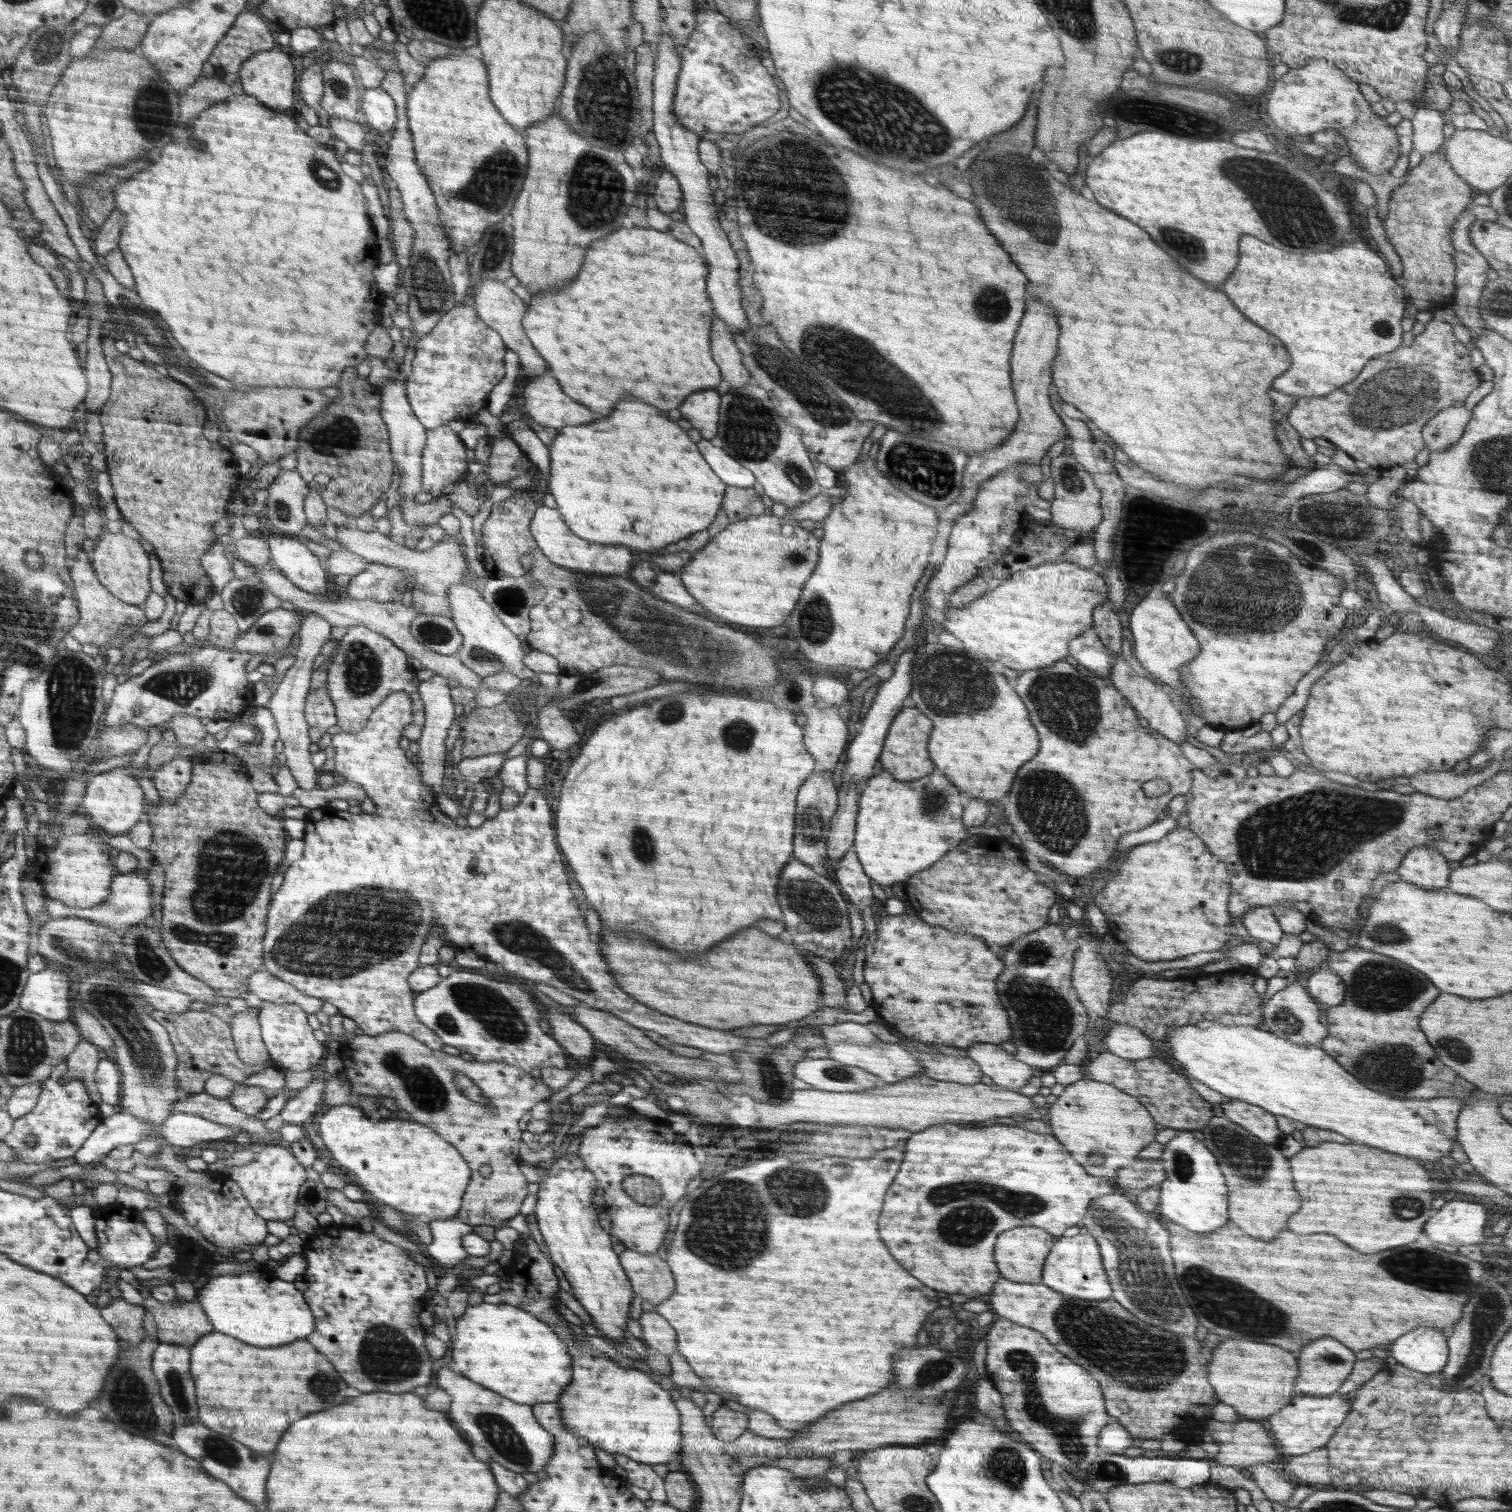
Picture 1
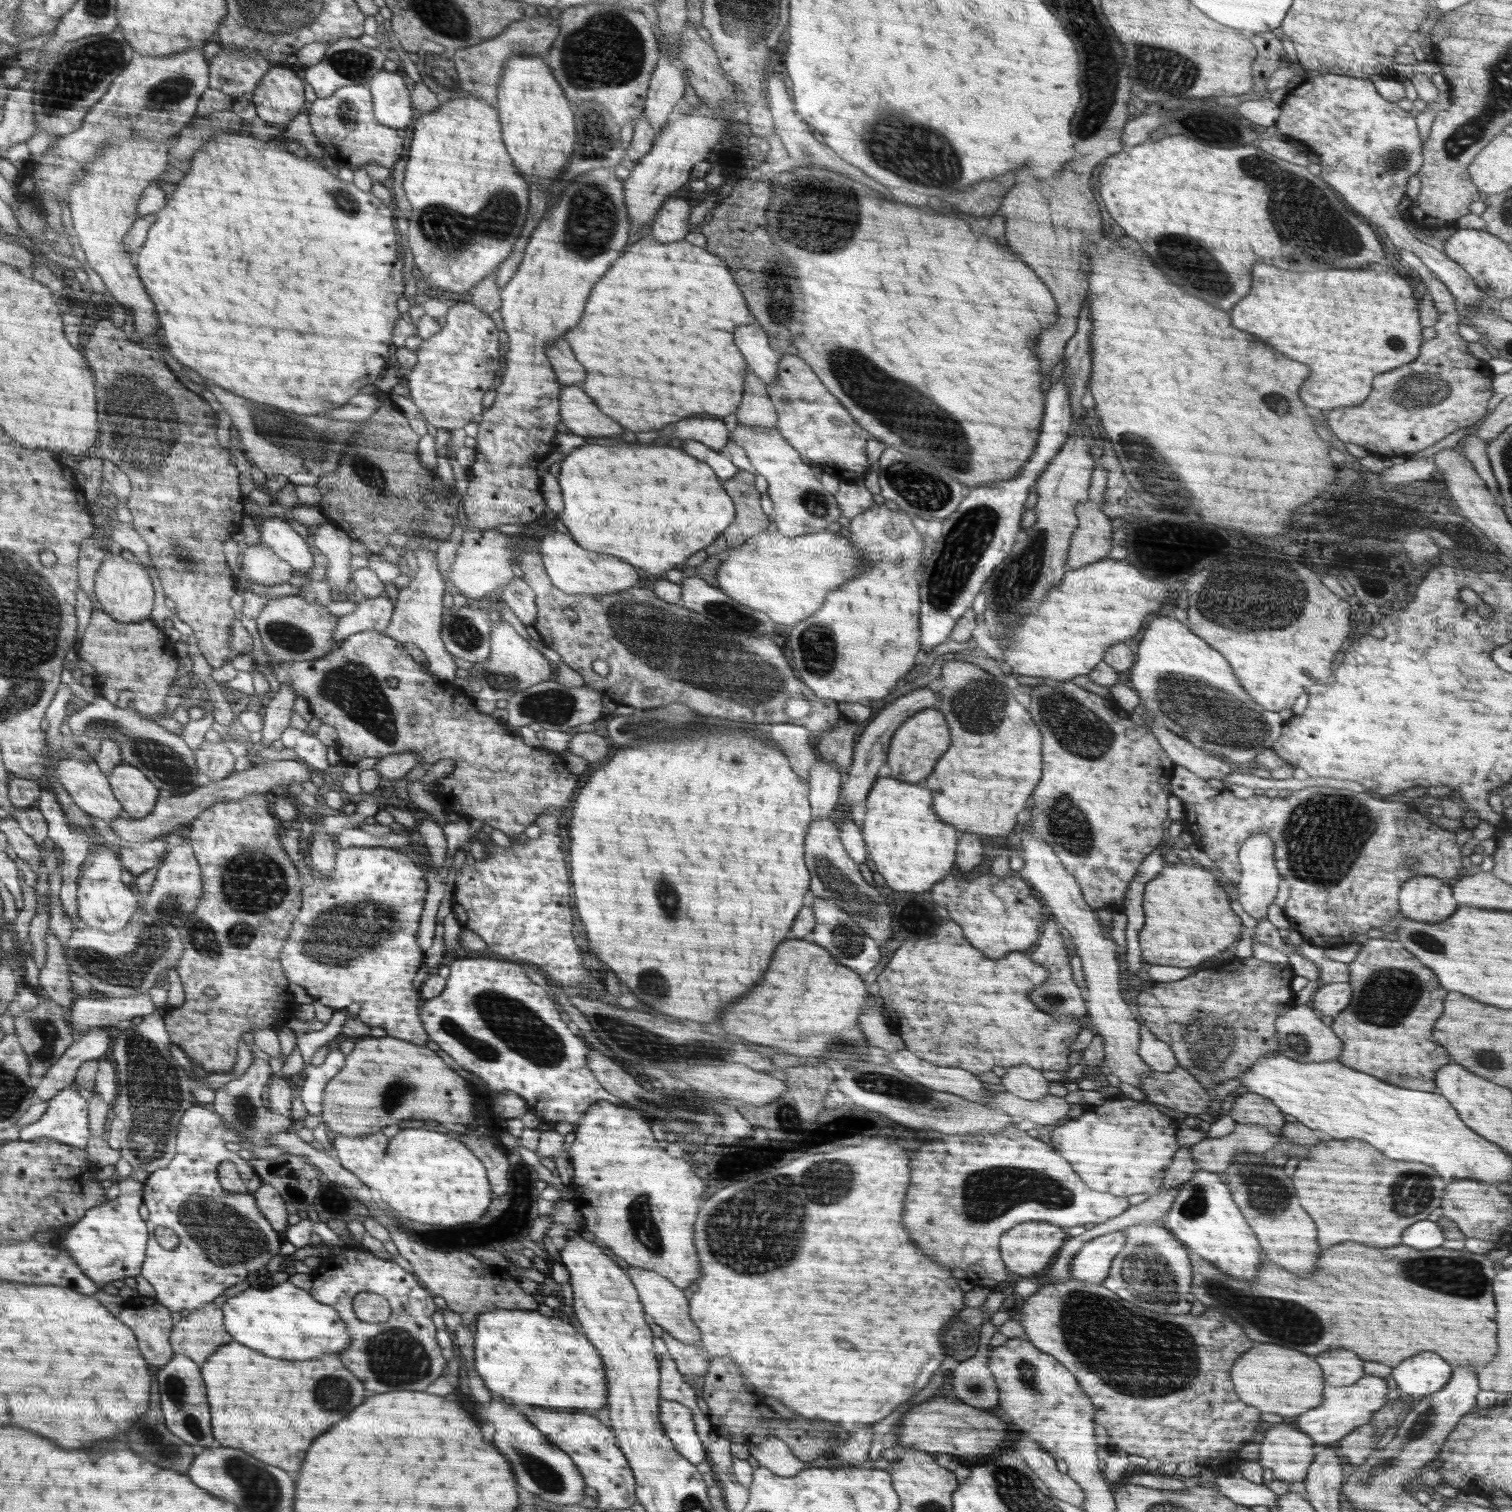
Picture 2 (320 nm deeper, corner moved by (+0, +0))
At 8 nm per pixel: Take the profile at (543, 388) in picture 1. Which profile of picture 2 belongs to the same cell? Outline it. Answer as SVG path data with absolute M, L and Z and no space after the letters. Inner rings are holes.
M566 386L566 394L562 394L562 418L578 436L622 436L622 426L602 414L594 400L576 386Z

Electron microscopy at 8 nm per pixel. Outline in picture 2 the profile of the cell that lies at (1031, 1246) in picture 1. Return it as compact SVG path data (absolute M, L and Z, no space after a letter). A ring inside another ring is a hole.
M1024 1222L1018 1224L1000 1237L999 1249L1006 1268L1016 1274L1016 1278L1031 1278L1044 1270L1054 1259L1054 1256L1068 1238L1067 1230L1058 1228L1048 1222ZM1052 1258L1052 1260L1050 1260Z

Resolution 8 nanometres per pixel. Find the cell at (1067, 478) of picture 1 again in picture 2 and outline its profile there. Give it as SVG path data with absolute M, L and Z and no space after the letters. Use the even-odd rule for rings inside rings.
M1077 504L1078 526L1070 539L1066 566L1076 570L1106 559L1112 548L1114 528L1109 512L1091 505Z

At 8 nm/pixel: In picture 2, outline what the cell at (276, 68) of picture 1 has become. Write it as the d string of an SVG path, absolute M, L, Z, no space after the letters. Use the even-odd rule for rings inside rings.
M280 64L271 67L253 94L257 116L264 123L290 123L304 108L304 82Z

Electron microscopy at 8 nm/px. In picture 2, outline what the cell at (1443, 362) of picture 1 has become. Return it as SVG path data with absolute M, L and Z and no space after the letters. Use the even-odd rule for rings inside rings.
M1402 249L1392 255L1406 261L1406 266L1418 272L1427 286L1439 314L1433 326L1437 336L1424 341L1414 362L1374 378L1372 392L1362 404L1323 412L1330 430L1334 430L1340 440L1370 448L1367 451L1386 462L1392 456L1408 457L1426 450L1452 432L1472 427L1486 415L1488 400L1494 393L1488 363L1475 358L1458 333L1460 315L1454 307L1452 293L1418 256Z

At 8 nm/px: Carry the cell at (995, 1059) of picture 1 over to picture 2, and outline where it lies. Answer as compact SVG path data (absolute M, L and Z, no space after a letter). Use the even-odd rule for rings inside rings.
M1026 1064L1009 1066L1000 1078L1004 1090L1027 1100L1040 1100L1048 1095L1049 1082L1042 1071Z

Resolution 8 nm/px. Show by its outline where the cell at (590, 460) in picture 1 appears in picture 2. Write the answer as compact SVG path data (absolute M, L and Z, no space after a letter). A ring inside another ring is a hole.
M582 446L562 462L558 482L564 496L564 512L558 517L586 550L610 554L654 576L664 576L686 562L688 556L706 548L734 522L735 506L720 484L713 467L698 462L678 448L668 446Z

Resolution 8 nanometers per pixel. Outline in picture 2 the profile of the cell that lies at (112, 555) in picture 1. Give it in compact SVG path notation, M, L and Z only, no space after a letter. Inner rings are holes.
M111 554L102 561L94 579L94 592L102 611L118 623L146 621L154 607L154 588L146 570L136 564L136 559L126 560L121 555Z

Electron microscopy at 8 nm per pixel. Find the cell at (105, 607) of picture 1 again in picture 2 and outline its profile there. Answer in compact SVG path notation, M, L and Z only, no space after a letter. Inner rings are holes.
M94 605L92 617L76 650L81 660L94 667L94 690L100 696L114 704L122 690L132 690L135 698L129 702L130 708L154 719L165 710L170 684L174 682L178 671L178 660L172 656L174 646L160 632L160 628L152 624L150 618L128 624L118 623L102 611L99 605Z

